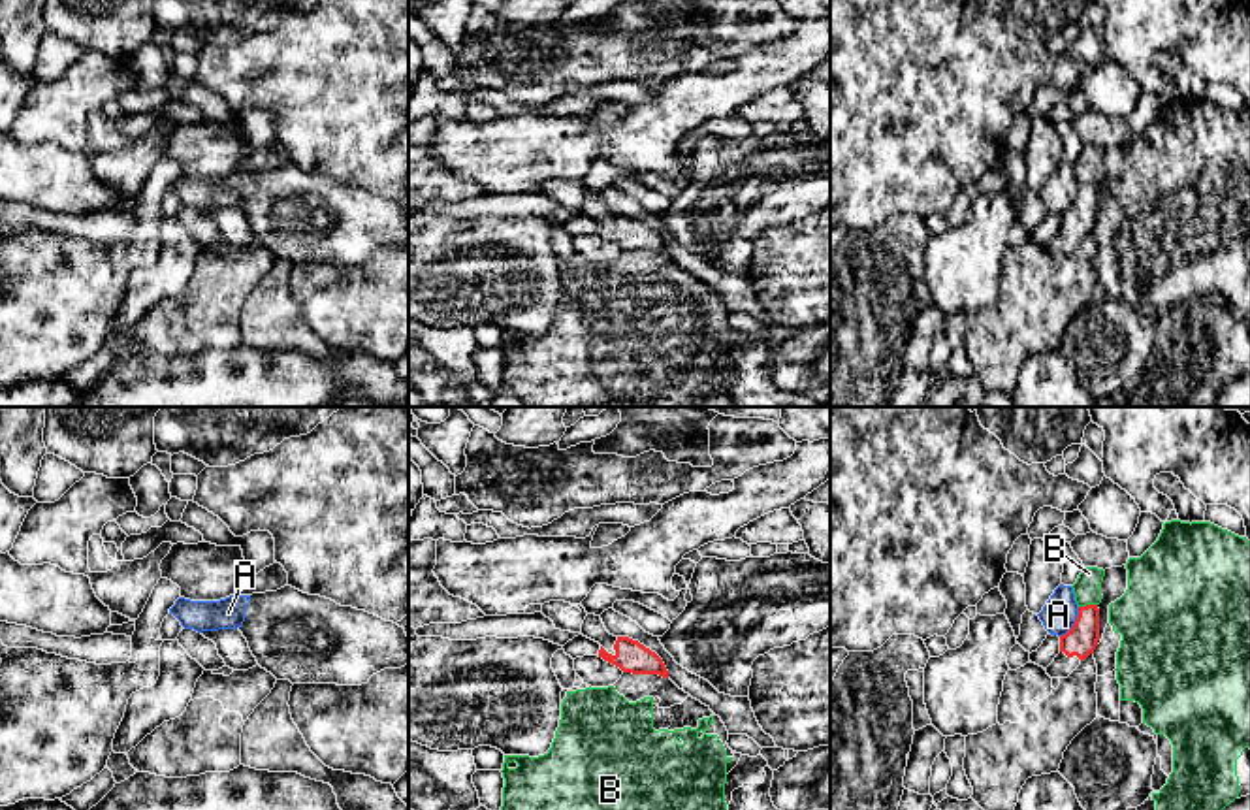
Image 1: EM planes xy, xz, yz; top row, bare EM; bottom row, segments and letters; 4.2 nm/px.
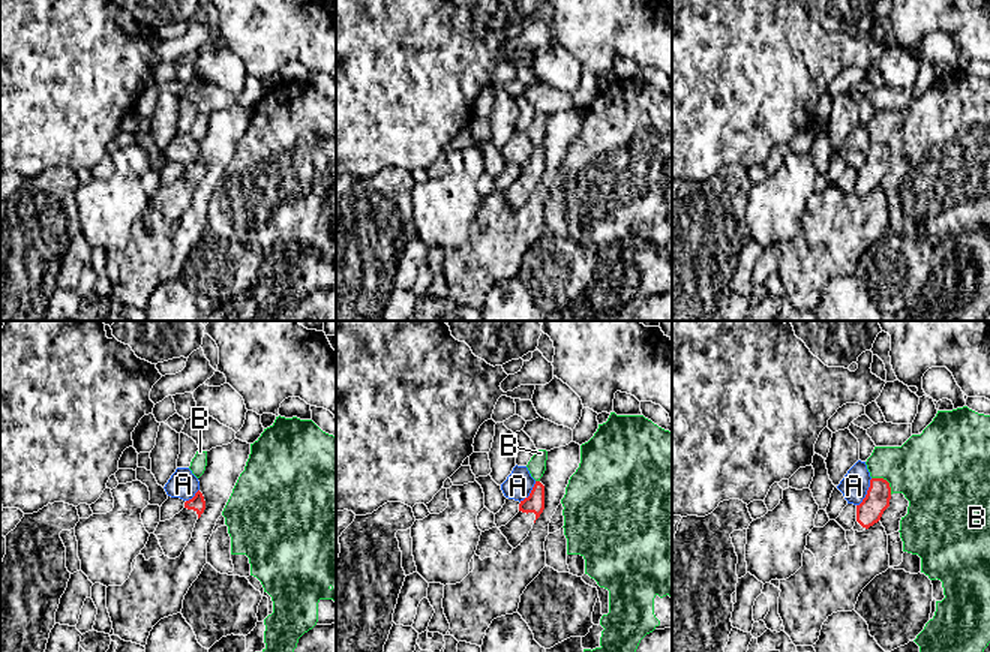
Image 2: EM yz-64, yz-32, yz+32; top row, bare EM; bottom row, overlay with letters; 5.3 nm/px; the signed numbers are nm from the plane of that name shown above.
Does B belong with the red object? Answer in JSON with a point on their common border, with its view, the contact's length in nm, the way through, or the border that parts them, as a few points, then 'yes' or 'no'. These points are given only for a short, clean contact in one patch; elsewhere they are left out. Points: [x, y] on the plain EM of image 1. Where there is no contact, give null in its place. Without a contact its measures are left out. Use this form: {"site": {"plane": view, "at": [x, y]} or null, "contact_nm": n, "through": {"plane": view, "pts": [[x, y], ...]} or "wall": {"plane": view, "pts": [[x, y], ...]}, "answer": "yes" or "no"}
{"site": {"plane": "yz", "at": [1087, 183]}, "contact_nm": 80, "answer": "no"}

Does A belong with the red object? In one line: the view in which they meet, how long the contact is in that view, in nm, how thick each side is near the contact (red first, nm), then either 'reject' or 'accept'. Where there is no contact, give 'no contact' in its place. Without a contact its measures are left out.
contact in yz; length 160 nm; calibres 140 and 150 nm; reject

